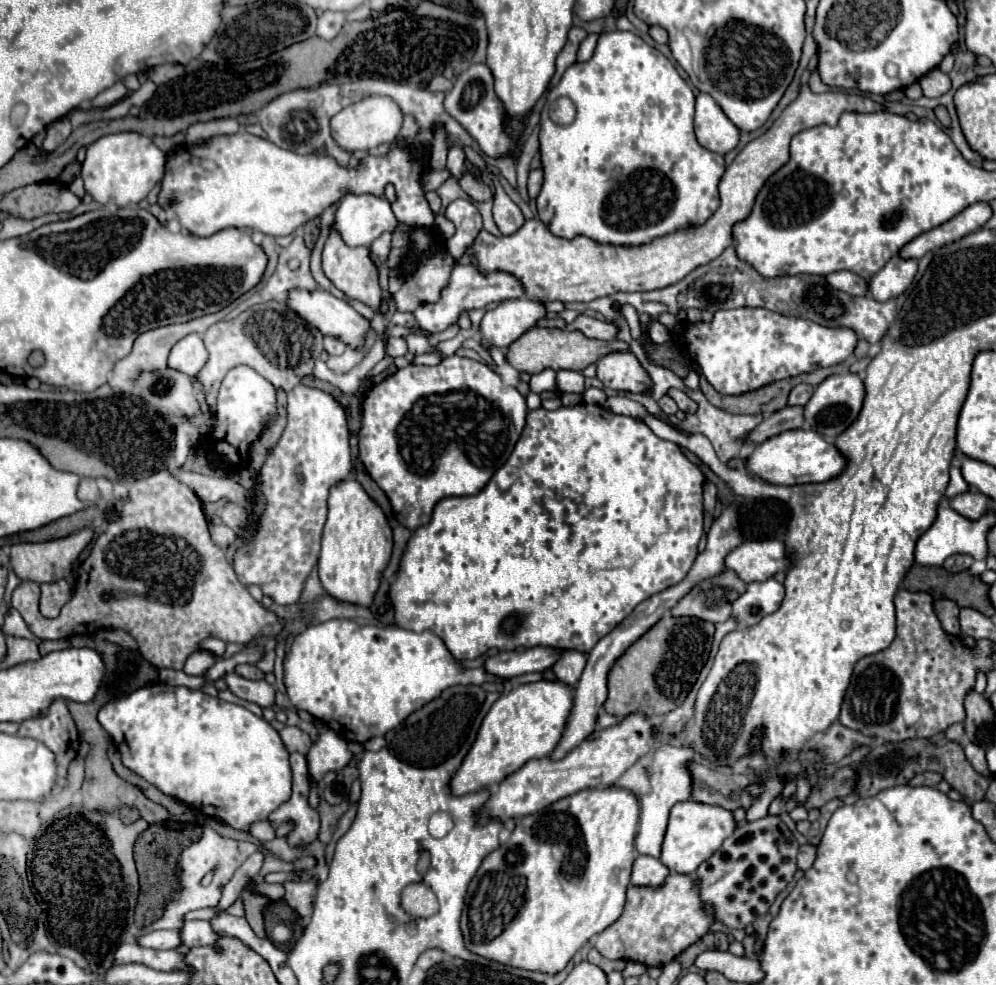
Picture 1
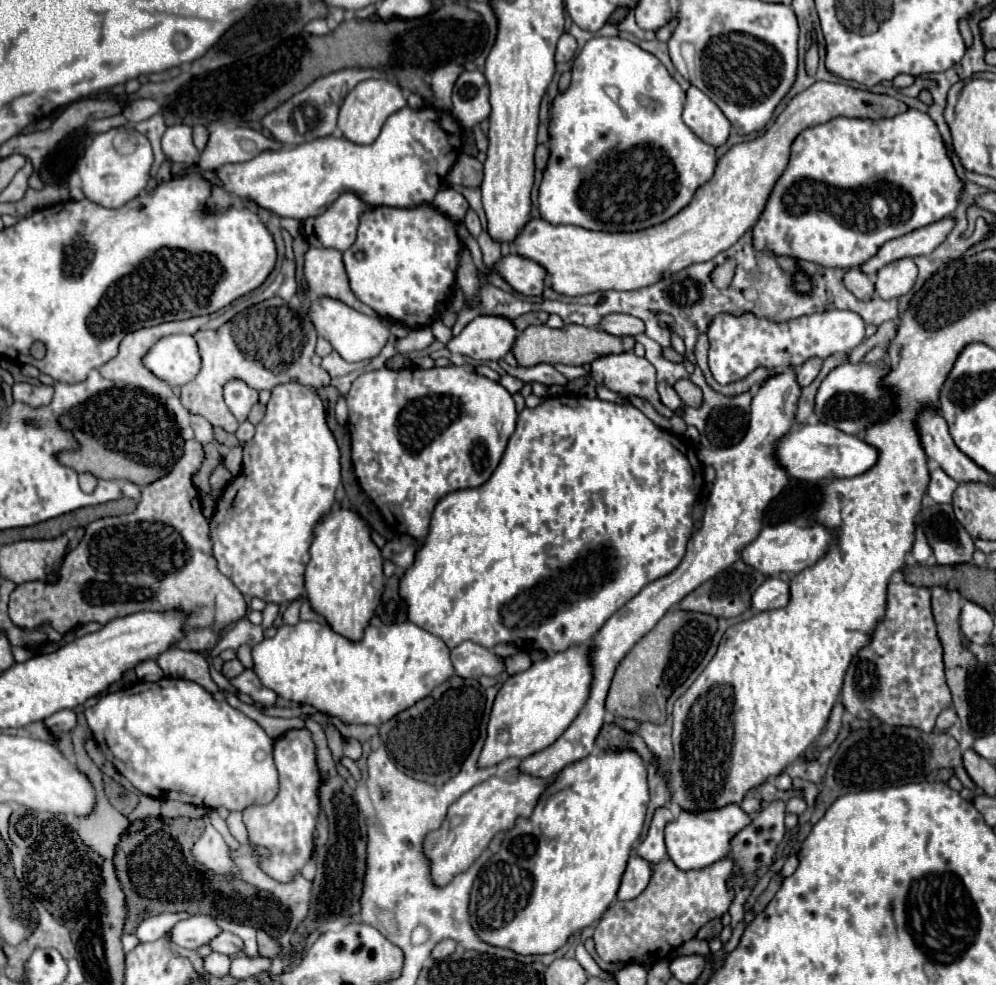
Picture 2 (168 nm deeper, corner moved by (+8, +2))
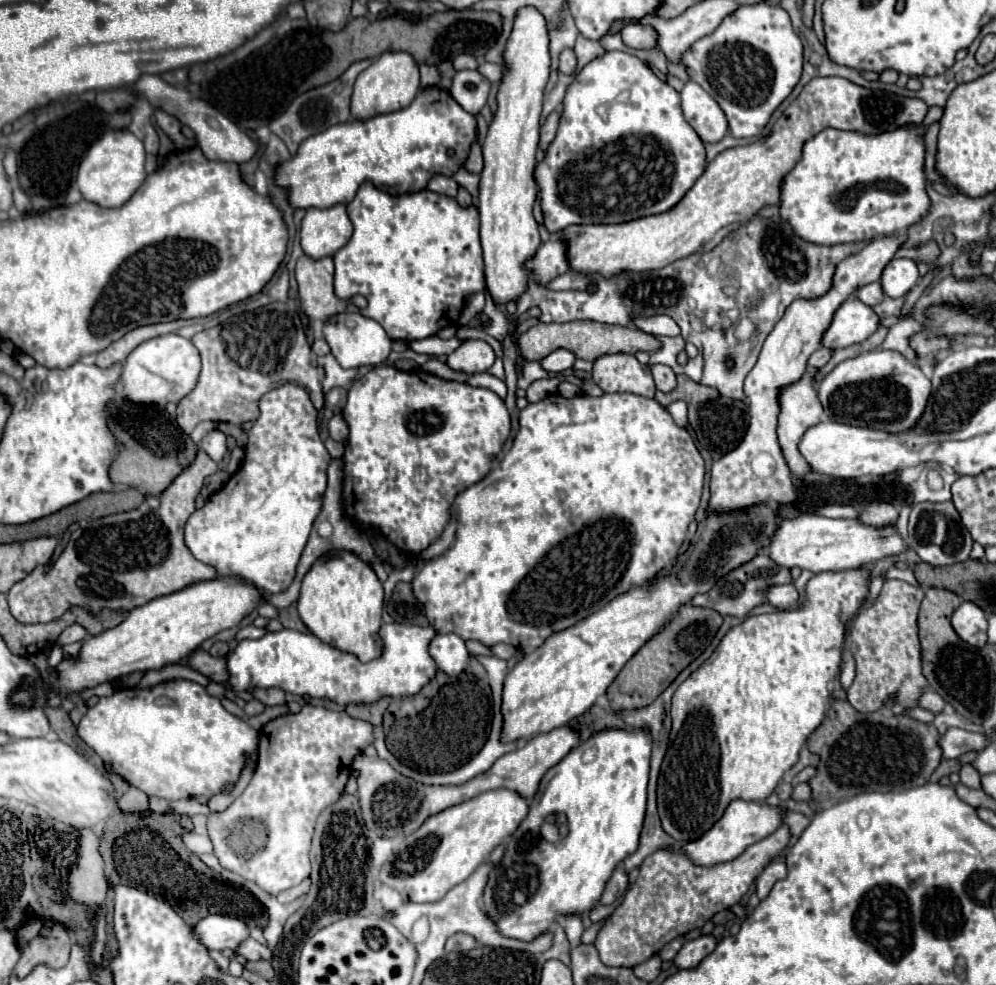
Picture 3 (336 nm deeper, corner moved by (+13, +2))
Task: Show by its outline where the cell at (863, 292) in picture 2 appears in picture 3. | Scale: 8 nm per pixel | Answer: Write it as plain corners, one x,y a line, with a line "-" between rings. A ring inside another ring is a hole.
875,281
875,283
869,283
869,285
863,285
863,287
859,287
857,291
855,291
855,295
857,295
857,299
859,301
863,301
865,305
877,305
881,299
883,299
883,289
881,289
881,285

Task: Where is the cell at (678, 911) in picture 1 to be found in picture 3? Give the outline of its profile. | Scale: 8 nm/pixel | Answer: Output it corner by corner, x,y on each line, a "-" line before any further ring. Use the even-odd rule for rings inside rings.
781,825
775,833
747,847
739,857
713,867
693,865
685,855
655,851
641,863
637,881
629,887
621,905
609,915
597,933
595,949
609,967
635,967
657,955
669,941
701,929
715,913
735,905
749,889
765,865
781,853
789,841
789,827

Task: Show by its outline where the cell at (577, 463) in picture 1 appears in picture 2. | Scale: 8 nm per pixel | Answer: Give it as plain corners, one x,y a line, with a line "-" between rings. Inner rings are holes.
562,395
548,397
534,409
524,407
524,411
518,415
516,431
512,433
504,457
492,477
480,487
454,491
438,501
424,547
416,553
414,565
406,569
400,581
400,595
408,603
408,619
440,637
450,649
466,639
486,649
492,649
498,643
514,643
522,651
546,653
558,653
580,643
584,645
626,601
638,595
644,585
668,575
682,561
694,527
692,507
702,491
702,485
702,463
698,461
690,439
660,429
630,403
622,405
602,399
588,399
584,395

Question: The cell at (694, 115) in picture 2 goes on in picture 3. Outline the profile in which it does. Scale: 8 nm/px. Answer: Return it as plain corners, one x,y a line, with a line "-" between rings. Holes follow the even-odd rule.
687,81
681,91
681,107
687,123
705,143
721,141
727,135
727,119
717,101
695,81

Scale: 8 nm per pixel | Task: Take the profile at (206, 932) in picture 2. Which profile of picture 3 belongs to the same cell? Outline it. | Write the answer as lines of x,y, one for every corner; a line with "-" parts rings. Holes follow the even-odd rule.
207,915
193,925
193,935
207,949
235,949
243,939
249,937
247,925
241,919
227,915

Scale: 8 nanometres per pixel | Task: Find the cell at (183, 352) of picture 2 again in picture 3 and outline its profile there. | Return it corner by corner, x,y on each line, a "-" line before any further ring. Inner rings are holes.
167,333
155,339
149,339
135,347
127,363
123,367
123,387
125,387
125,397
135,401
135,403
155,403
155,405
167,405
167,403
177,403
183,399
197,383
199,379
199,351
195,345
177,335
177,333

